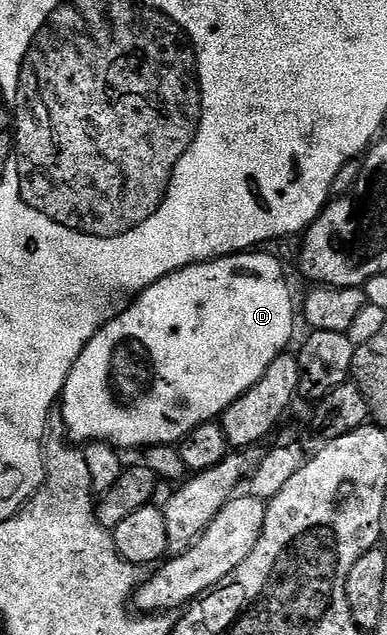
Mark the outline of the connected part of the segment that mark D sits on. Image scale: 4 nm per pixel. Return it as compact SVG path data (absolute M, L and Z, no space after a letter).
M253 249L248 253L224 255L221 259L208 259L206 263L196 263L179 269L175 273L156 279L146 291L141 292L123 311L118 311L112 321L79 353L65 387L61 390L59 410L65 422L65 435L74 444L109 443L112 447L168 447L180 444L191 429L204 423L212 423L235 402L247 389L251 389L267 373L277 356L286 350L293 339L293 295L289 292L289 283L285 280L285 271L273 255L264 255L264 250Z

